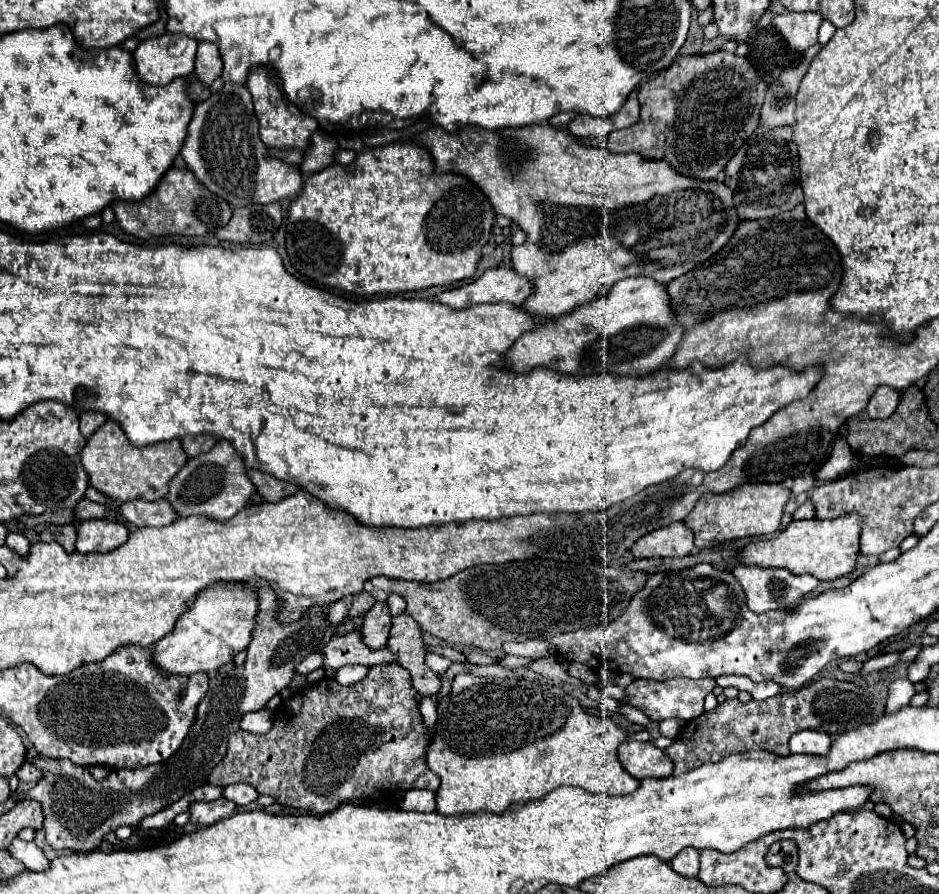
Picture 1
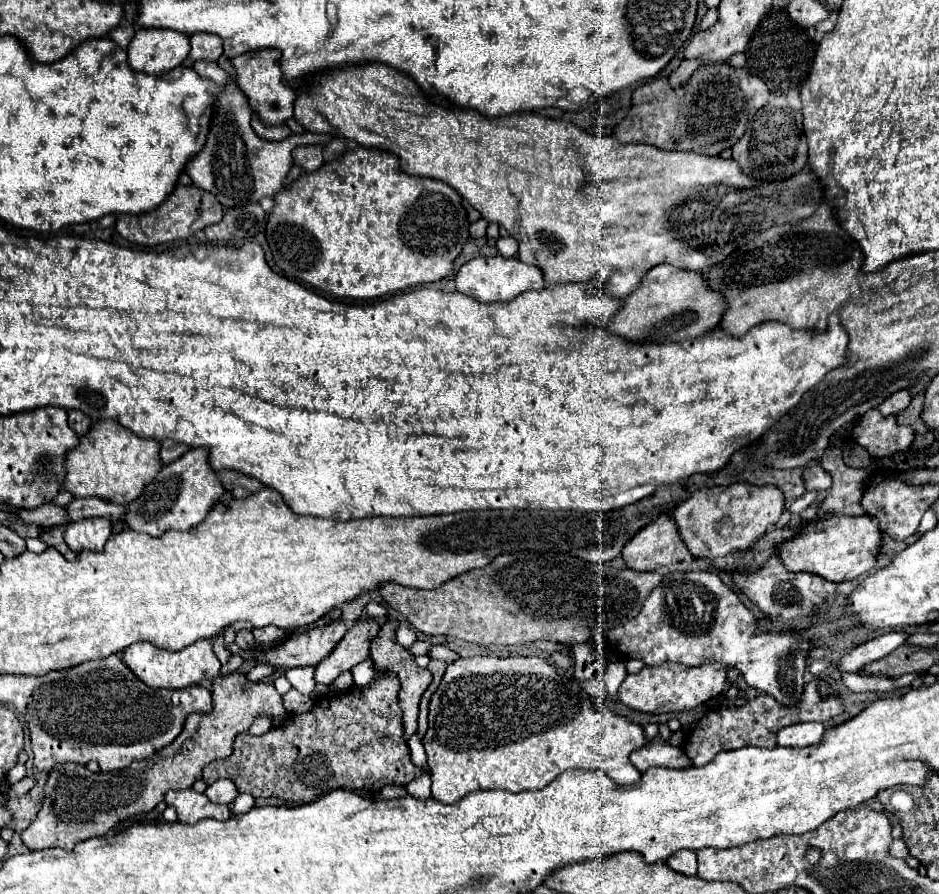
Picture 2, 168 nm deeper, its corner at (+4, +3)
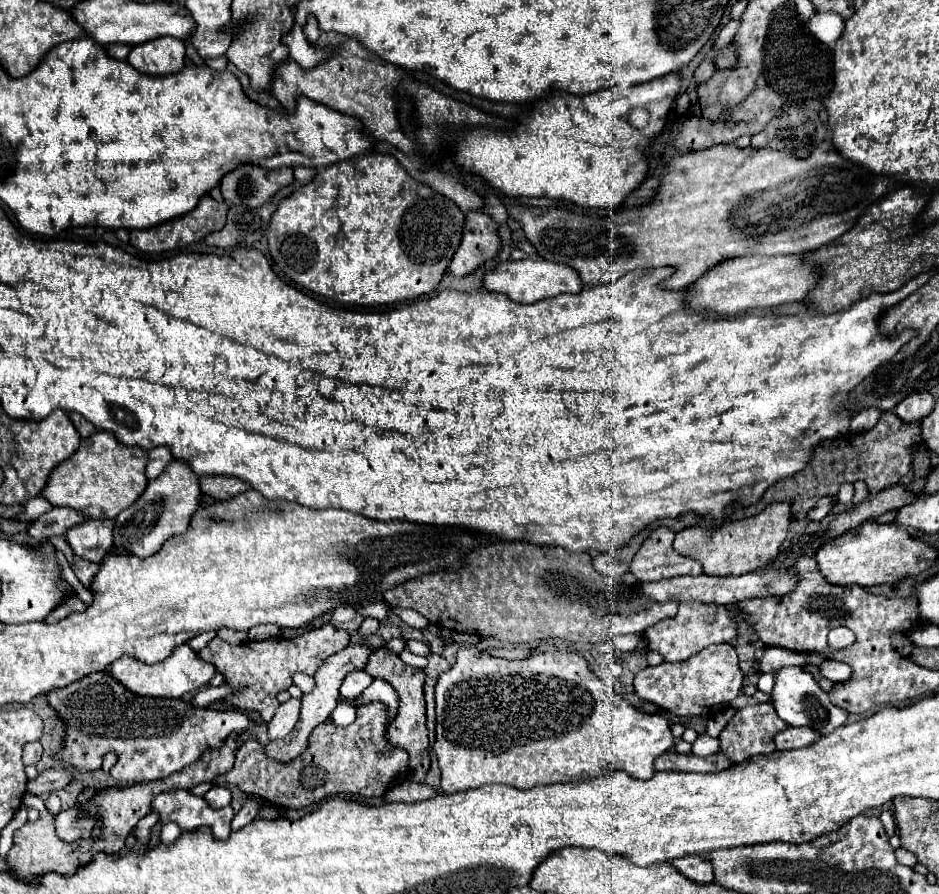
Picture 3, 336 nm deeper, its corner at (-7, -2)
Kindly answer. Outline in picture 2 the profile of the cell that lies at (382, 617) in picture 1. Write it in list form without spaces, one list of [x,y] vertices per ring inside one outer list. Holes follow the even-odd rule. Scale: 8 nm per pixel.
[[[358,618],[356,624],[346,632],[346,636],[340,640],[340,644],[334,648],[332,656],[328,660],[322,660],[320,666],[316,666],[316,682],[318,684],[332,684],[336,676],[348,672],[362,660],[370,656],[370,644],[378,636],[378,622],[372,618]]]

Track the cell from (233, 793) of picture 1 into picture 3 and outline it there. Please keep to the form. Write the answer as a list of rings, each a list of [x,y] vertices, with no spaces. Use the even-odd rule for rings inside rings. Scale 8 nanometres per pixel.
[[[213,787],[209,789],[203,799],[211,805],[211,807],[227,807],[231,803],[231,791],[227,787]]]

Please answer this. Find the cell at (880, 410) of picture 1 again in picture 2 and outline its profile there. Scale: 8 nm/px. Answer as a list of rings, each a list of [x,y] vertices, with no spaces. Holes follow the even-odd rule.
[[[898,390],[898,392],[894,392],[892,396],[888,396],[888,398],[878,406],[878,410],[880,410],[882,416],[890,416],[890,414],[902,412],[908,404],[910,404],[910,392],[908,392],[908,390]]]

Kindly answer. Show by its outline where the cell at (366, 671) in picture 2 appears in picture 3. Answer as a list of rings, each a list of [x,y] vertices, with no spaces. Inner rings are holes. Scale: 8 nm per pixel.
[[[375,679],[371,683],[371,687],[363,693],[363,705],[371,703],[371,701],[381,701],[381,703],[384,703],[392,711],[389,712],[388,719],[393,721],[398,710],[398,696],[395,689],[391,687],[391,683],[385,683],[383,679]]]

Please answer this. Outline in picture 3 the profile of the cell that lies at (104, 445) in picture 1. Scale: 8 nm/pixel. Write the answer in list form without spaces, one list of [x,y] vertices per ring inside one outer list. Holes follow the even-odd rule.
[[[97,431],[81,441],[71,459],[65,459],[51,471],[41,497],[53,507],[71,507],[87,519],[115,519],[123,509],[133,505],[147,487],[145,465],[147,451],[117,443],[109,431]]]

